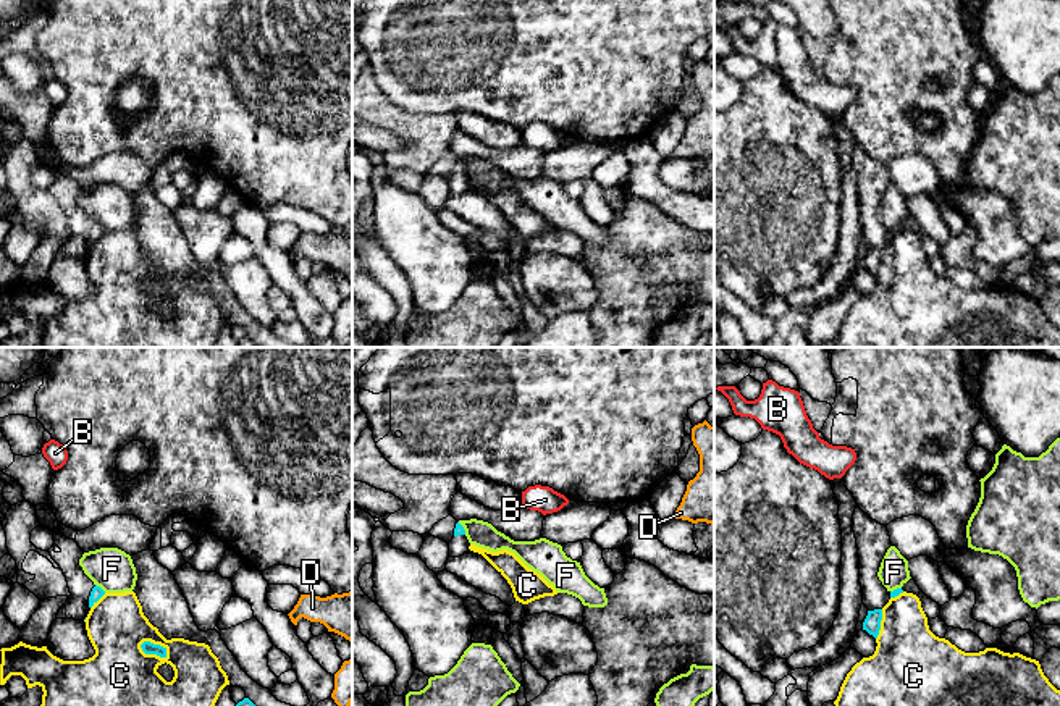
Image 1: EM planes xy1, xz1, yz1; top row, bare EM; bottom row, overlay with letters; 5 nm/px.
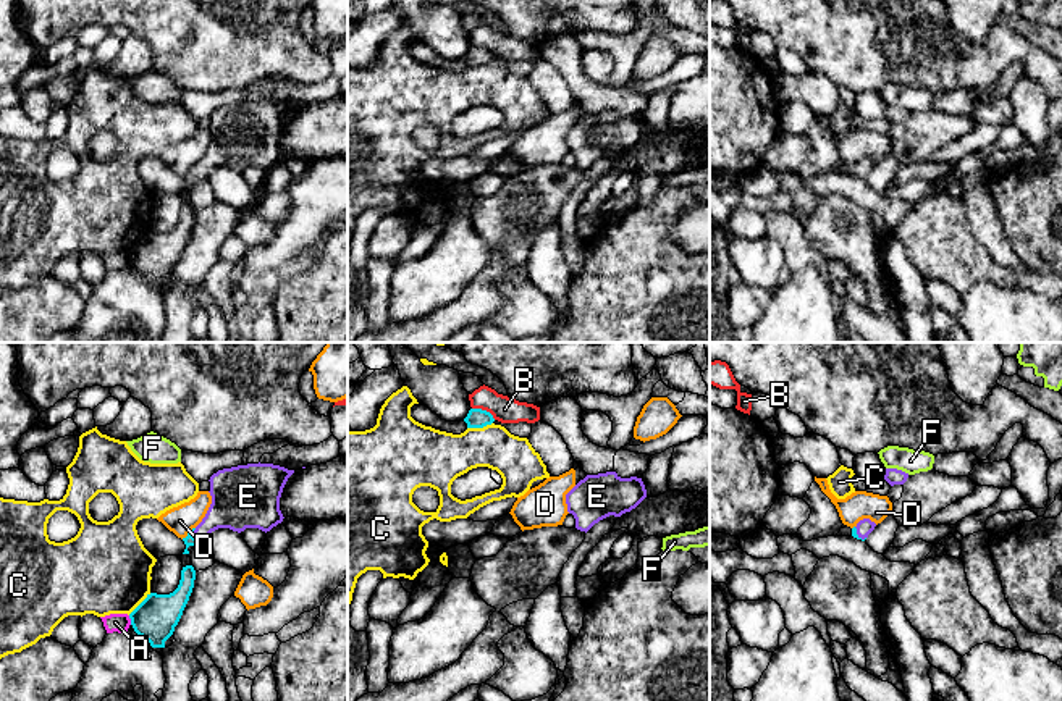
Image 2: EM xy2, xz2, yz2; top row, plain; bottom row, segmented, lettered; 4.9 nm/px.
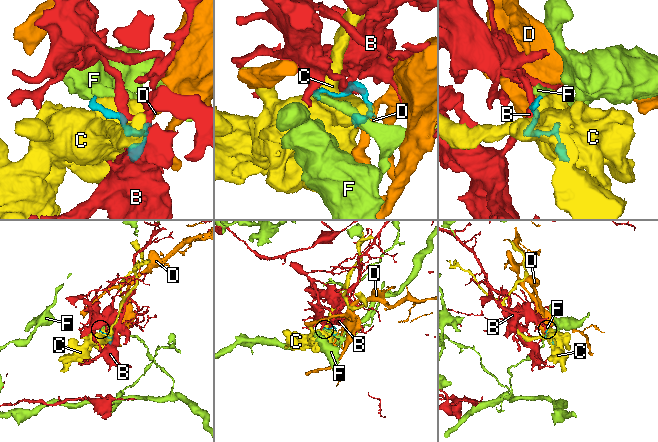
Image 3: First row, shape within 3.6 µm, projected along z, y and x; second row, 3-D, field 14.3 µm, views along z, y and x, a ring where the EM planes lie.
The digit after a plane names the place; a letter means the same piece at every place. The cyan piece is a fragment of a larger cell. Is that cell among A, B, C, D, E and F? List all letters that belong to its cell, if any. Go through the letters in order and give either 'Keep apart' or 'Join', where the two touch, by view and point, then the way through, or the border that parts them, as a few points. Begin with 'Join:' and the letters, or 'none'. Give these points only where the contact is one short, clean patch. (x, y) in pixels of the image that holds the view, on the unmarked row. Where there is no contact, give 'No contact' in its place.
Join: E
A: Keep apart. Touches cyan at xy2 (131, 259). Boundary: xy2 (128, 254), (131, 262)
B: Keep apart. Touches cyan at xz2 (484, 49). Boundary: xz2 (472, 46), (480, 46), (495, 57)
C: Keep apart. Touches cyan at xy1 (152, 291)
D: Keep apart. Touches cyan at xy2 (188, 172). Boundary: xy2 (194, 165), (181, 176)
E: Join. Touches cyan at xy2 (201, 178). Path across: xy2 (189, 178), (201, 178), (236, 142)
F: Keep apart. Touches cyan at xy1 (99, 225). Boundary: xy1 (96, 222), (105, 230)

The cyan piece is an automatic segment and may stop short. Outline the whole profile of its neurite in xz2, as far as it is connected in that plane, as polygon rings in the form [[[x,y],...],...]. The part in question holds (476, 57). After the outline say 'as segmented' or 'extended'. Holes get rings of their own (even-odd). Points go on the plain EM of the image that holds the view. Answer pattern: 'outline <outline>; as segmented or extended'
outline [[[470,47],[467,55],[464,57],[467,66],[483,66],[495,60],[493,53],[482,47]]]; as segmented

